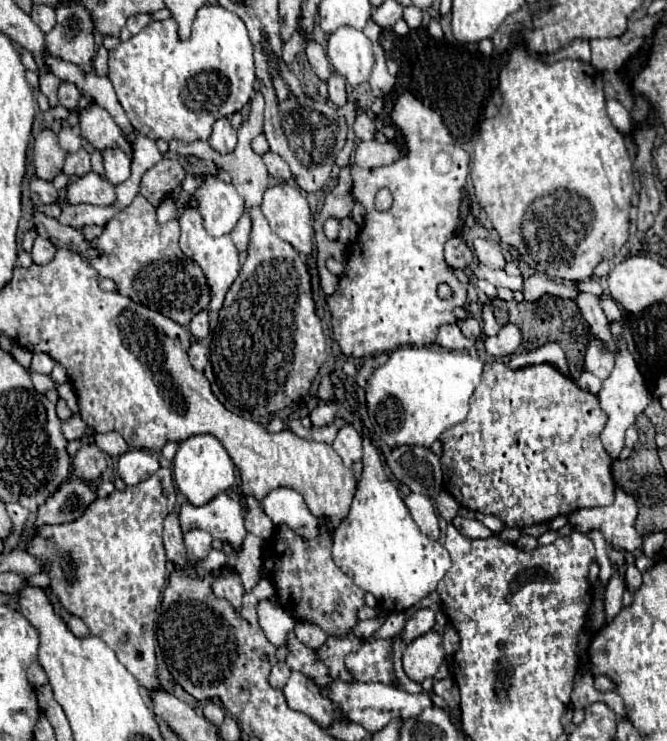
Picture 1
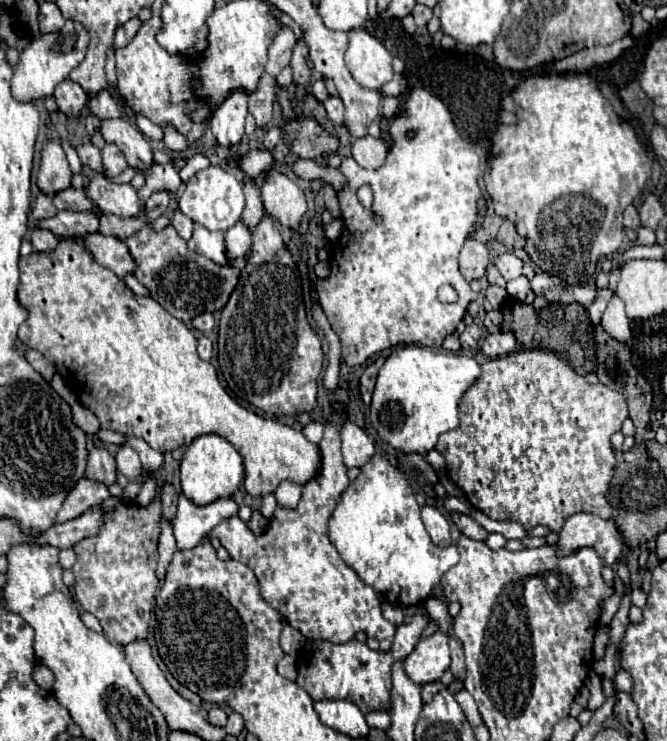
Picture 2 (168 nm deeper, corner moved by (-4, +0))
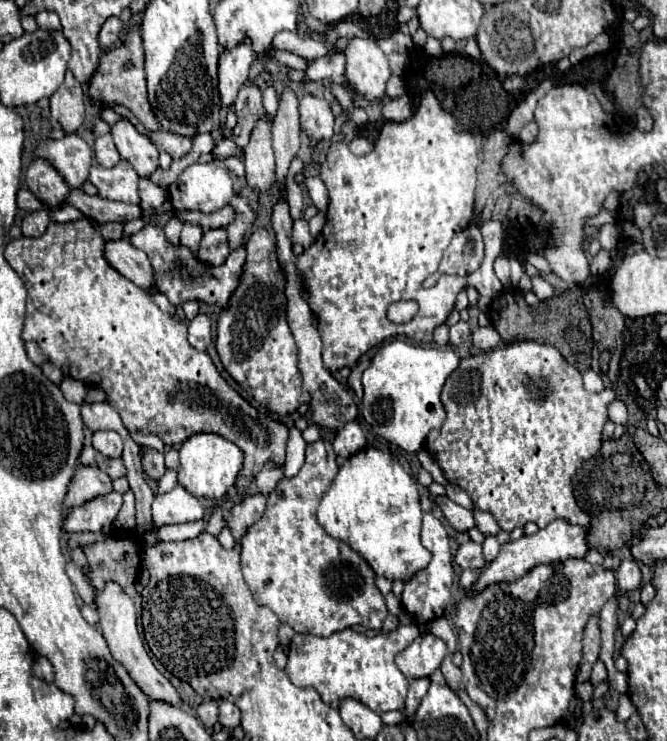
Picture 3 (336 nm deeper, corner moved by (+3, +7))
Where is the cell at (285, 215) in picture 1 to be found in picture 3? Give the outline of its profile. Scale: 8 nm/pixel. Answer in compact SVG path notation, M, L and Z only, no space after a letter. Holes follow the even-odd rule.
M267 117L257 119L249 145L243 153L247 183L257 191L269 191L275 181L275 157L271 149L271 123Z

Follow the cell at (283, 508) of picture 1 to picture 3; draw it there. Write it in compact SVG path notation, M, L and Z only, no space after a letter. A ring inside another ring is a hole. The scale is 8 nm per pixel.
M297 427L289 429L289 441L287 441L287 459L285 459L285 475L293 477L305 463L305 439Z

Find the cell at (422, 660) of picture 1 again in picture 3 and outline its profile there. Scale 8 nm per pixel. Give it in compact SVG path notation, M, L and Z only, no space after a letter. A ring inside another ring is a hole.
M421 633L405 651L397 655L397 667L407 679L429 677L435 669L439 669L443 657L447 655L447 645L431 635Z

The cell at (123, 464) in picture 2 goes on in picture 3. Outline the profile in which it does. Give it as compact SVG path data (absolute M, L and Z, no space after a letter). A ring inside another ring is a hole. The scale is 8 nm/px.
M95 431L93 433L93 447L107 455L107 457L121 457L123 451L123 441L115 431Z

